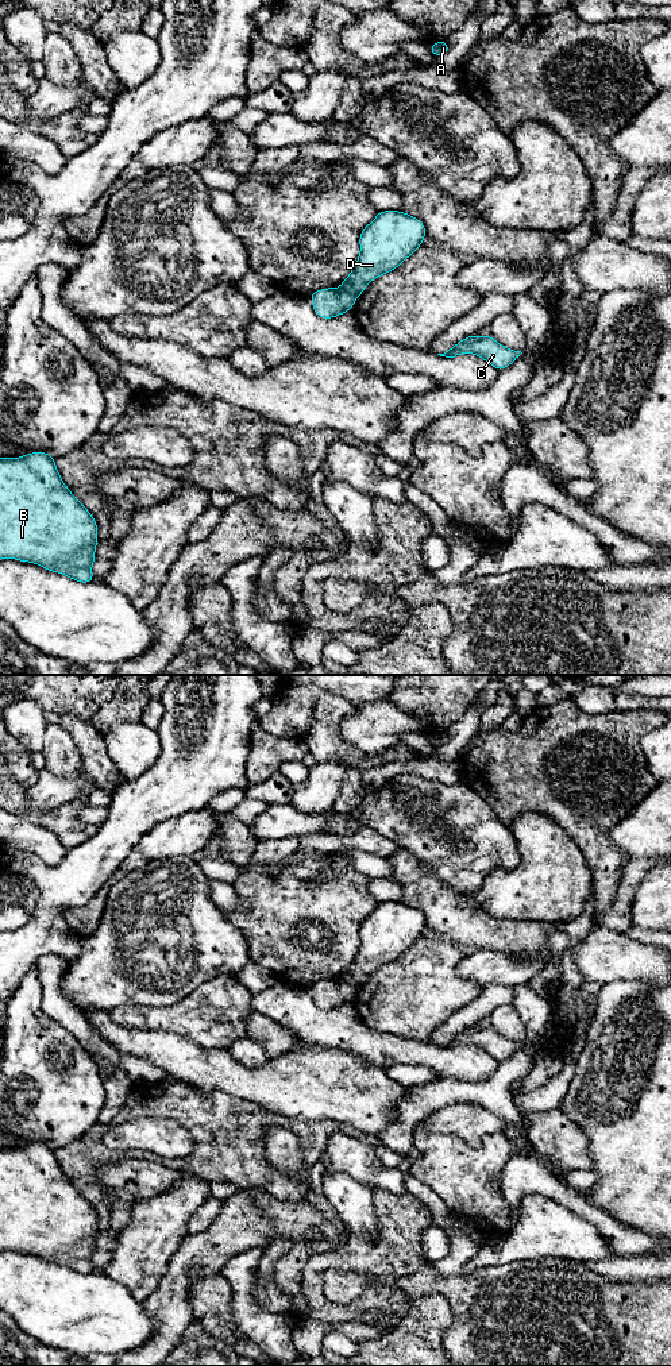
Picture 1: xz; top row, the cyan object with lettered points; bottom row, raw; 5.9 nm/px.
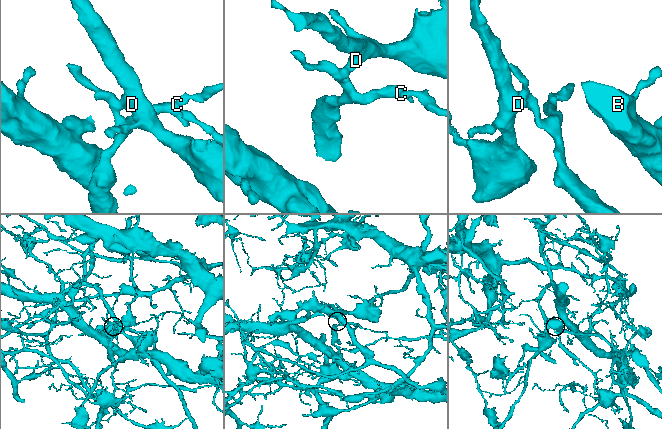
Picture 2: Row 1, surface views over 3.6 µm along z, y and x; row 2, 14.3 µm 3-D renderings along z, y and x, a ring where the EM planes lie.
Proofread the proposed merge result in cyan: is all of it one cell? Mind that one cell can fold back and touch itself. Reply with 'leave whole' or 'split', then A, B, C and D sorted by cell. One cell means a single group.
split; groups A B D / C

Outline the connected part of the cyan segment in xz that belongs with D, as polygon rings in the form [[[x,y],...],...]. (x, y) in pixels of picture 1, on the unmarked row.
[[[381,902],[359,927],[359,948],[340,980],[358,989],[378,968],[396,961],[424,933],[425,917],[401,902]]]

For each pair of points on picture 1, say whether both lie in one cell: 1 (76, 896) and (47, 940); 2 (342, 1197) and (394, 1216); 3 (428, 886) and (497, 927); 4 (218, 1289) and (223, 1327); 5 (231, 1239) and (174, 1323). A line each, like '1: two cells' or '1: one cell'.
1: one cell
2: two cells
3: one cell
4: one cell
5: one cell

